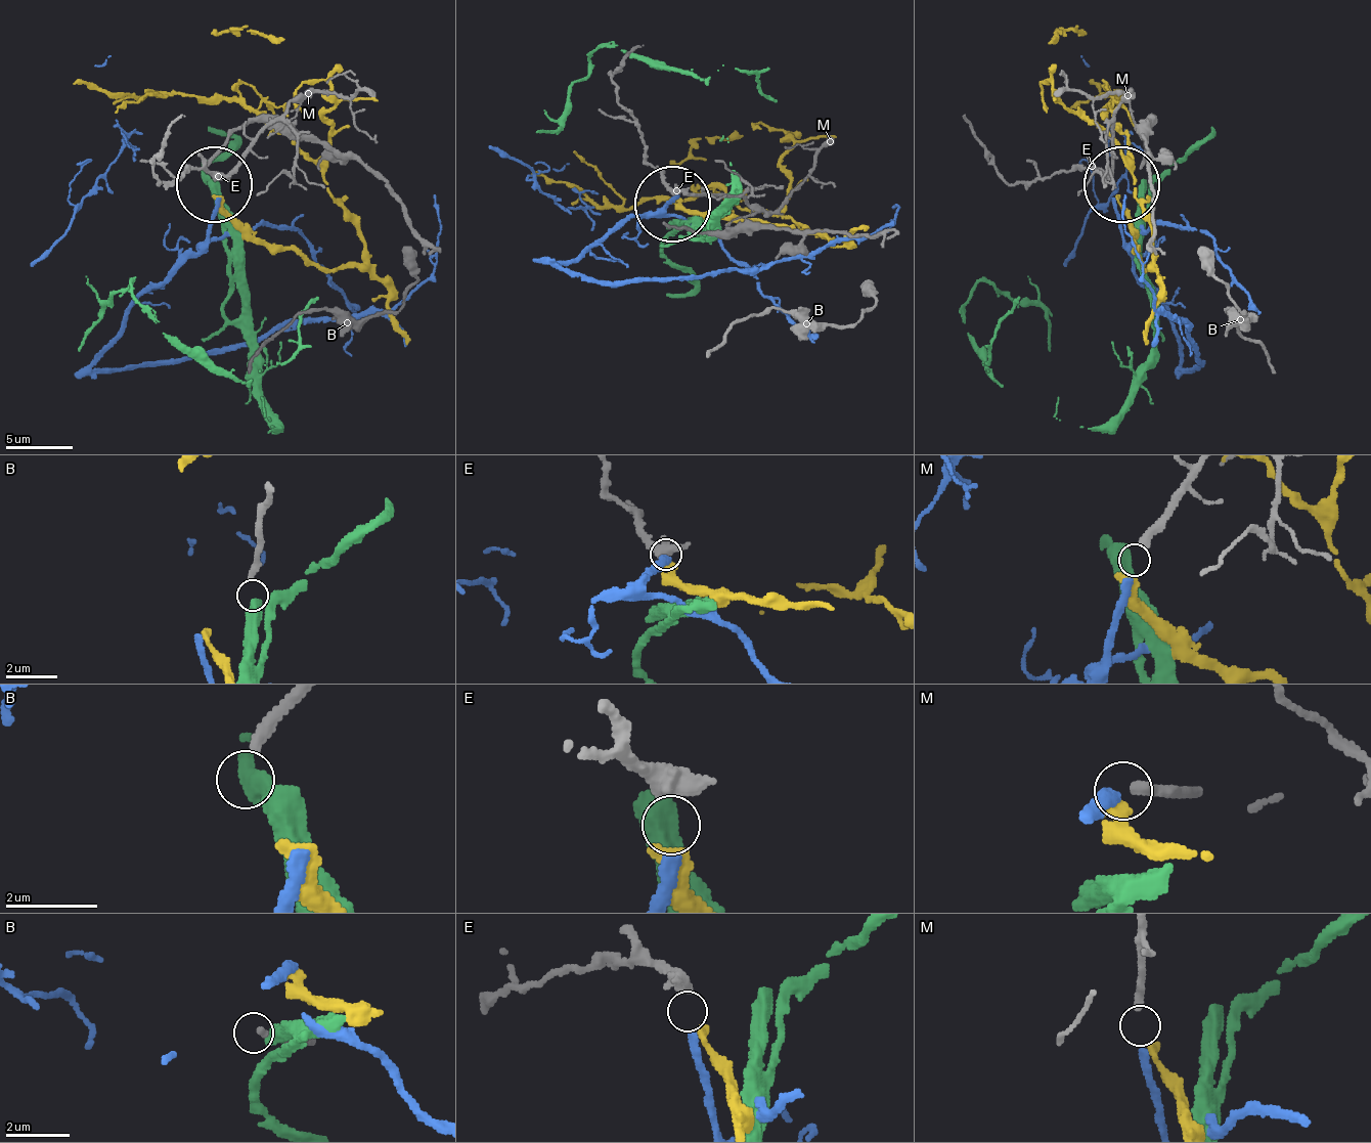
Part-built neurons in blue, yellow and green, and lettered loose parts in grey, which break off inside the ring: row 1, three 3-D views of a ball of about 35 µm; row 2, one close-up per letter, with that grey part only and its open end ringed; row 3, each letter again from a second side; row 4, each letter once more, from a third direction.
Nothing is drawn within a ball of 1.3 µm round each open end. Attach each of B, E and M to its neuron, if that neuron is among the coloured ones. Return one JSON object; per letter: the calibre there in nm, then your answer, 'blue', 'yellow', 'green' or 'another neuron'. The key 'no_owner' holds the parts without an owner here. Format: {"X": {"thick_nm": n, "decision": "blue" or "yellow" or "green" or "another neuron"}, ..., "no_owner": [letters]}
{"B": {"thick_nm": 240, "decision": "another neuron"}, "E": {"thick_nm": 360, "decision": "yellow"}, "M": {"thick_nm": 280, "decision": "blue"}, "no_owner": ["B"]}

